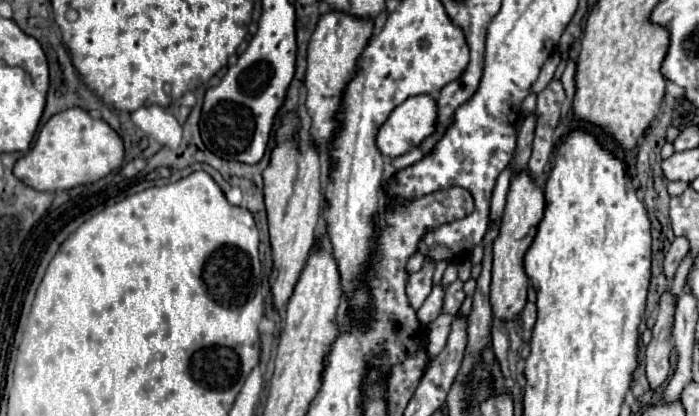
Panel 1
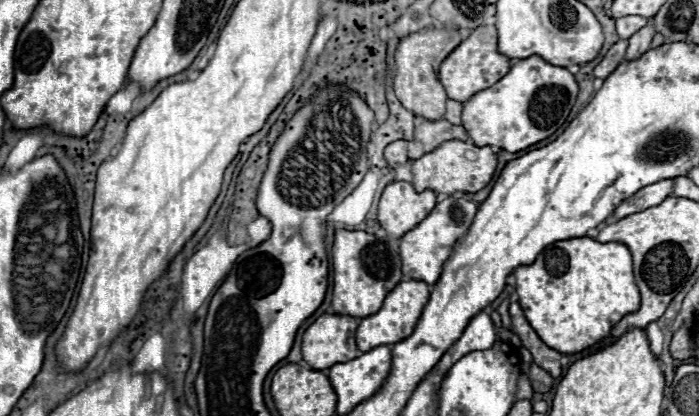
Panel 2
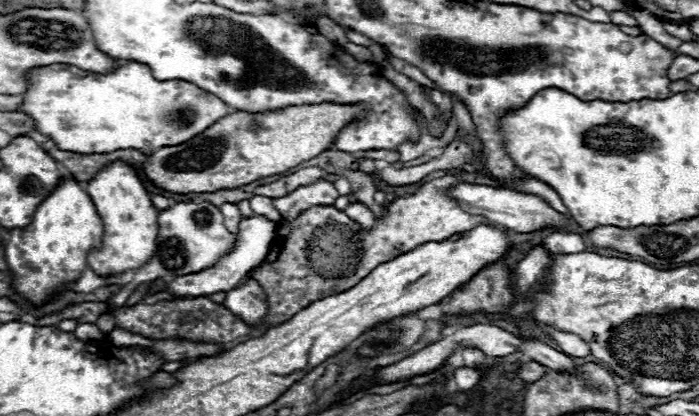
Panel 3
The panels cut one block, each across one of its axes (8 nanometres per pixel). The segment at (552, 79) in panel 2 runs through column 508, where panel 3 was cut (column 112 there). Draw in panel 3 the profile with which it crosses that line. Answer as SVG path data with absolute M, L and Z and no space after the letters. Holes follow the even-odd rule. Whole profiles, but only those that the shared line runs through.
M122 62L110 74L94 74L68 64L52 64L34 68L28 72L28 90L22 94L20 112L28 114L36 130L46 134L60 150L76 154L106 154L114 150L144 150L156 152L162 146L178 146L188 142L196 134L204 132L216 120L228 116L232 108L224 104L218 96L194 86L186 80L156 80L146 64Z

